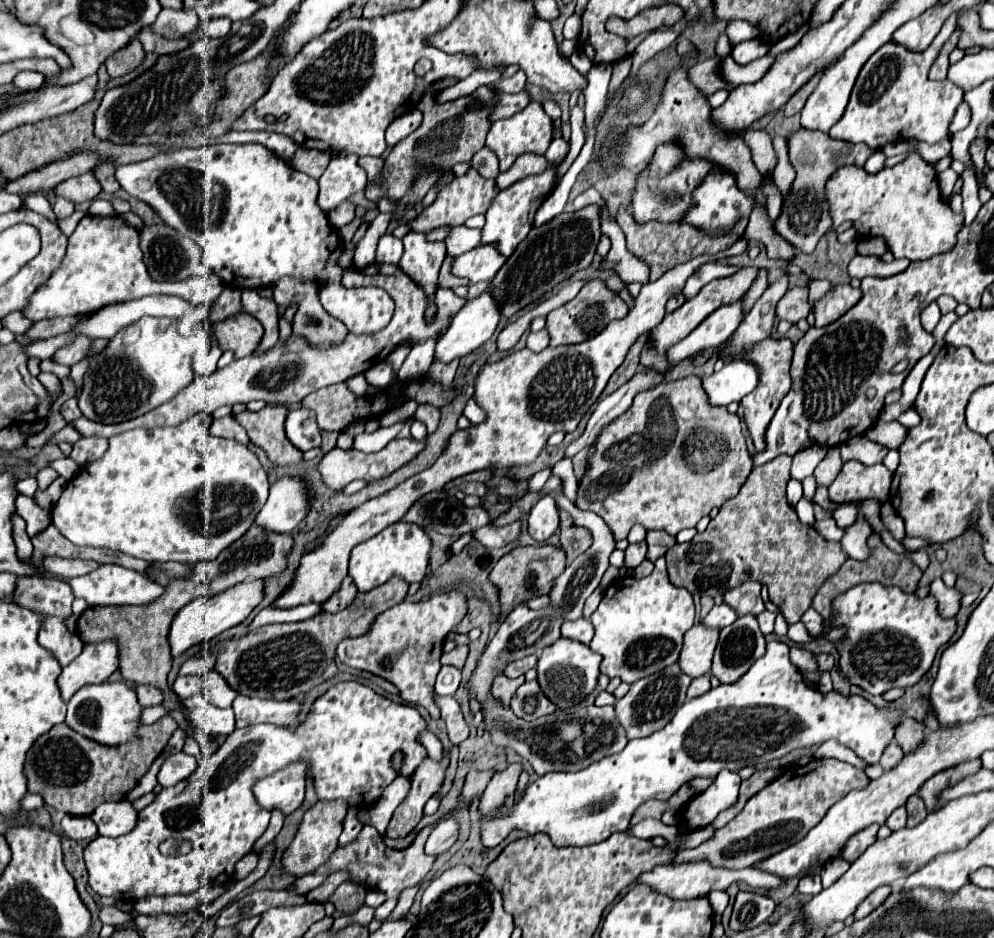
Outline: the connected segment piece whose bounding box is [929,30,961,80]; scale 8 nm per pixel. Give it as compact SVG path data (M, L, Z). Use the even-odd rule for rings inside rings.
M955 30L955 32L953 32L953 36L951 36L951 38L947 40L947 44L943 46L943 50L939 52L939 58L935 60L935 64L931 66L931 72L929 72L929 78L931 78L931 80L945 80L945 78L947 78L949 54L951 54L951 50L957 46L959 36L961 36L961 30Z

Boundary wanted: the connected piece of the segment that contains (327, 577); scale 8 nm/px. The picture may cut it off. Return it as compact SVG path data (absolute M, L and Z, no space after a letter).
M737 240L731 248L715 254L715 256L699 256L685 264L675 266L673 270L665 272L659 280L649 282L641 288L641 294L635 298L635 308L629 310L629 314L623 320L611 322L601 334L593 336L591 340L585 340L581 344L567 344L557 348L545 348L543 352L531 352L529 348L517 350L497 362L483 364L477 378L475 378L475 400L485 410L487 418L485 422L471 424L467 430L457 430L449 436L447 446L443 454L435 460L435 464L393 490L367 500L359 508L355 508L345 522L341 522L329 538L319 546L317 550L305 554L299 560L299 566L295 570L293 582L277 596L277 600L271 604L273 608L295 608L301 604L323 604L327 602L339 588L341 582L347 576L347 562L349 552L353 546L373 538L379 534L385 526L397 522L411 502L421 498L423 494L431 490L443 490L443 486L459 476L465 476L475 470L509 470L517 466L531 464L541 450L545 448L549 436L553 432L573 432L585 412L591 408L591 404L597 402L601 396L607 380L611 374L621 366L625 360L627 350L631 344L641 336L643 332L653 330L665 316L665 302L673 296L677 296L687 278L701 266L719 258L737 256L747 250L747 240Z

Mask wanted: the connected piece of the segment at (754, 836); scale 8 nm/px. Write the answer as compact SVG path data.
M835 758L813 760L805 768L797 766L797 770L787 768L779 778L775 778L761 792L751 796L741 814L719 828L713 838L705 840L697 848L677 850L673 864L707 860L711 862L711 866L729 870L753 866L755 862L761 862L763 858L769 858L771 854L777 854L787 846L799 842L813 826L821 822L825 812L835 802L839 802L839 798L847 796L851 790L867 788L869 782L871 780L863 770L857 770L855 766Z

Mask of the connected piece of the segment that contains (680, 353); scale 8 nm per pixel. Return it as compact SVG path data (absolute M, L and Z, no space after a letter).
M733 302L727 306L717 308L715 312L711 312L703 324L699 324L687 338L683 338L681 342L677 342L675 346L671 346L667 350L667 362L669 362L669 370L673 366L677 366L681 360L705 350L705 348L713 348L723 344L733 330L739 326L739 322L743 320L741 314L741 302Z

